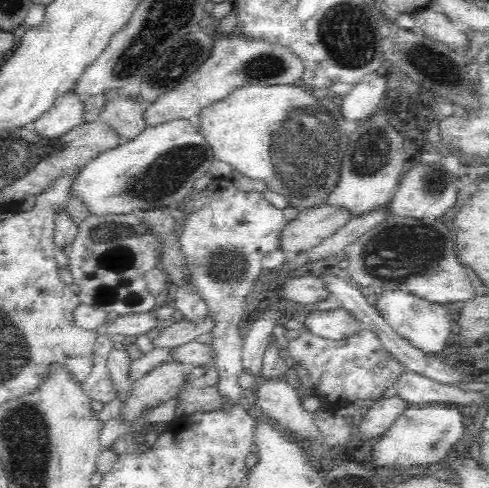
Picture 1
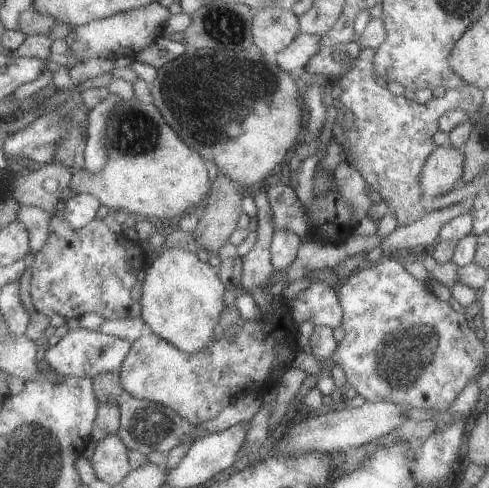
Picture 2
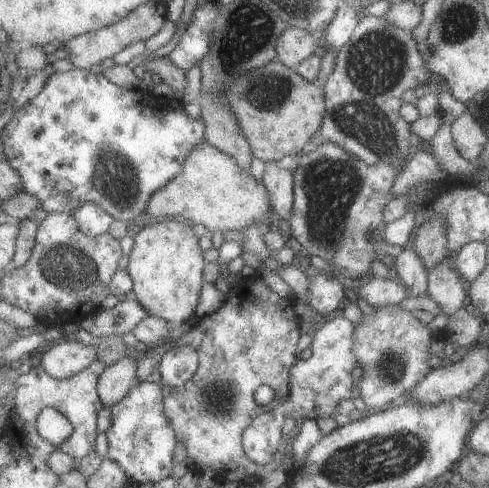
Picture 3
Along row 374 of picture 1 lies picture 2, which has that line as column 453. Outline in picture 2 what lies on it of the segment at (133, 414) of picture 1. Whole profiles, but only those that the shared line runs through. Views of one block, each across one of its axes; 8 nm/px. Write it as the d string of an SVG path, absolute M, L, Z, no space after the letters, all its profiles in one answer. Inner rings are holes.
M449 142L447 146L439 146L431 154L421 176L425 196L437 198L457 188L457 184L461 184L461 178L465 174L465 166L467 166L467 154L463 150L453 148Z

